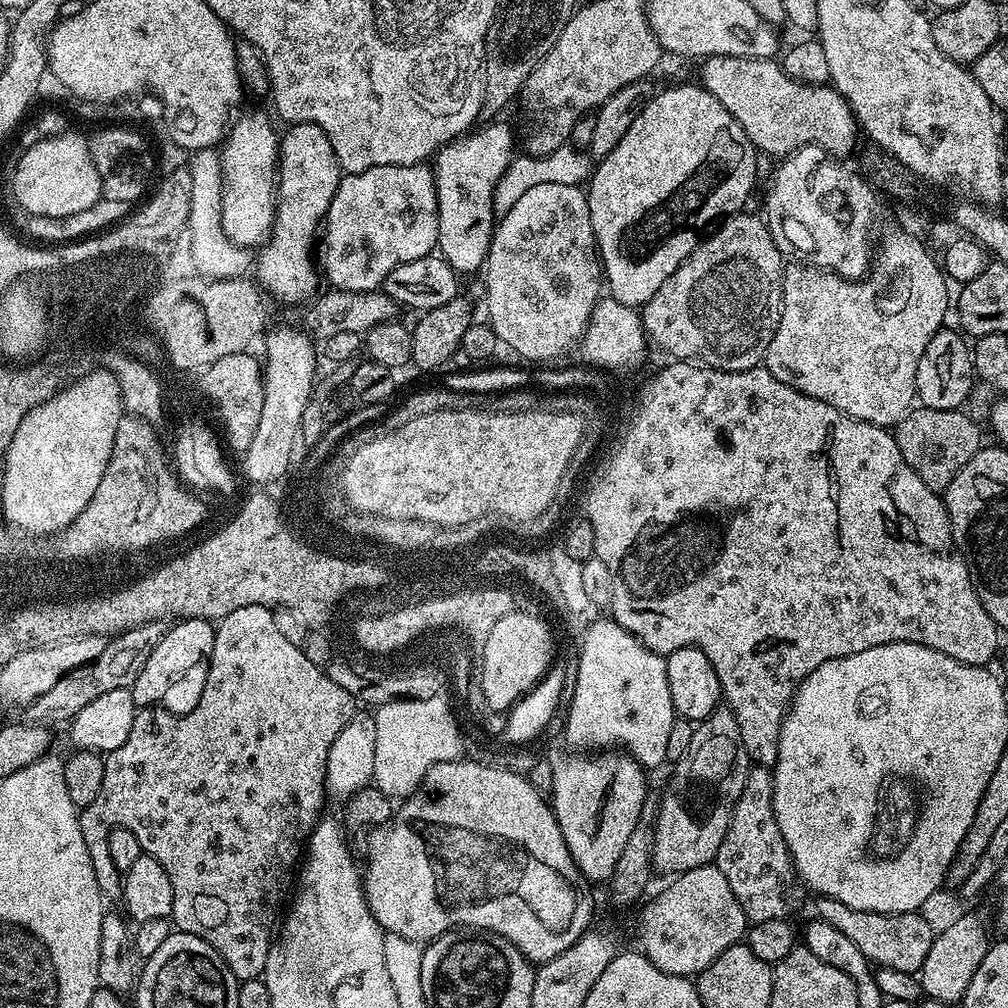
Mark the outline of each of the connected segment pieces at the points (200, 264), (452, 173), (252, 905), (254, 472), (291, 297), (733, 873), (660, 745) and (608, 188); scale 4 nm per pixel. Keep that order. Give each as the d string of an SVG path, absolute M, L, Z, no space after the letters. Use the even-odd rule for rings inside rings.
M197 149L189 157L191 170L191 210L186 229L190 244L190 260L193 271L208 280L244 276L250 268L249 253L228 240L221 224L221 178L220 155L215 149ZM249 256L249 260L248 260Z
M488 122L485 128L477 127L465 135L457 136L449 144L445 144L434 157L438 202L436 243L439 255L444 257L444 261L457 274L479 273L483 269L490 250L494 223L498 218L492 210L494 190L502 174L506 174L509 162L514 158L513 129L511 132L504 124L492 123L496 122Z
M242 606L242 610L234 610L234 614L226 614L224 619L215 625L216 637L214 638L214 646L212 647L212 655L206 661L206 669L208 673L204 676L204 689L200 692L200 697L196 700L196 705L189 712L184 712L181 716L175 716L172 712L167 712L164 706L144 706L139 709L134 718L134 726L130 726L130 735L126 737L126 742L122 742L122 746L118 746L118 750L107 753L104 756L104 773L102 774L102 786L104 792L98 790L98 798L96 808L92 808L92 812L86 812L79 809L78 814L84 817L84 828L100 828L100 824L110 824L112 826L112 816L116 816L116 820L124 820L124 828L130 830L130 834L134 834L134 838L138 838L141 853L154 857L158 862L162 862L162 870L166 870L167 876L170 877L170 886L174 886L174 906L172 907L171 923L177 929L186 934L194 934L198 938L202 938L210 946L214 946L214 950L218 950L218 954L226 962L226 966L230 966L230 970L235 974L236 979L243 982L246 980L254 980L264 975L264 967L266 966L266 958L268 951L272 949L272 941L274 939L274 929L278 924L278 917L281 915L280 903L289 895L290 889L294 884L294 873L298 868L298 861L302 856L302 842L307 841L308 835L312 833L312 828L322 819L320 812L324 808L324 800L326 801L326 793L324 790L324 779L326 778L326 758L330 754L330 746L334 742L334 738L338 738L338 730L342 730L342 726L346 726L346 722L350 722L350 718L357 711L358 704L355 699L342 688L338 686L338 682L332 681L327 676L325 669L314 666L314 662L310 662L310 658L306 658L303 647L288 639L278 631L274 618L272 617L273 609L263 608L262 606ZM204 716L228 716L228 740L204 740L204 731L208 728L208 720Z
M299 327L274 328L263 337L262 395L259 397L256 435L241 459L241 471L247 481L266 482L285 474L294 442L296 446L304 424L303 410L307 400L312 398L312 385L318 375L316 352L308 333Z
M293 124L283 129L280 141L280 162L276 178L276 217L272 233L268 235L254 260L254 279L273 301L300 304L317 295L318 264L314 259L314 245L324 223L324 215L334 202L342 169L326 138L326 130L313 124Z
M751 765L746 783L732 811L726 838L714 861L730 884L749 923L789 919L808 895L792 869L792 860L784 835L773 814L773 780L771 769Z
M611 618L596 620L579 641L585 648L575 661L576 684L570 688L572 705L568 708L568 721L564 724L564 740L576 750L608 750L619 746L634 757L645 769L651 770L666 761L666 746L670 726L674 726L677 714L670 698L670 682L666 682L666 659L651 652L634 634L627 632Z
M699 83L680 84L677 88L657 91L645 104L642 114L630 122L630 130L610 154L599 157L586 184L590 206L590 226L594 226L596 251L602 265L609 297L640 310L662 282L686 262L698 243L696 231L711 220L719 221L745 207L758 178L758 153L746 138L742 126Z

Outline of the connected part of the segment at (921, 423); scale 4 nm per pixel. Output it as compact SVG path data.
M923 406L913 407L908 415L895 425L894 435L898 450L902 450L902 458L930 486L933 492L943 493L945 488L954 482L954 474L974 458L982 447L980 428L967 416L964 410L934 410Z

